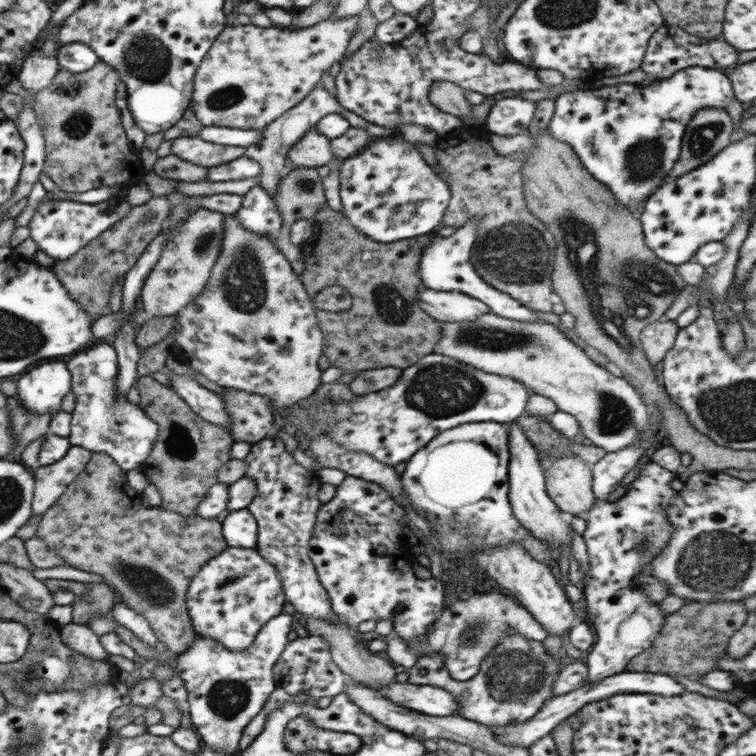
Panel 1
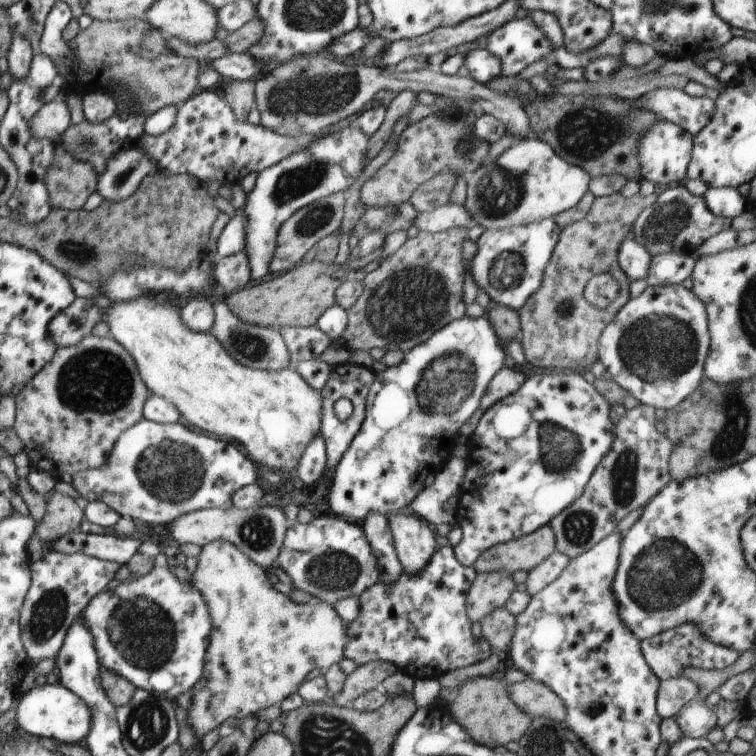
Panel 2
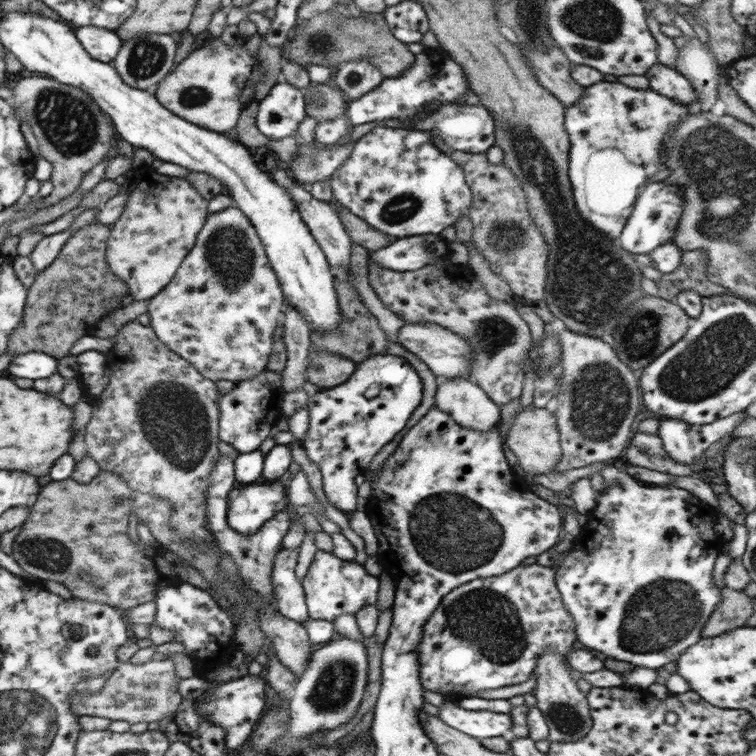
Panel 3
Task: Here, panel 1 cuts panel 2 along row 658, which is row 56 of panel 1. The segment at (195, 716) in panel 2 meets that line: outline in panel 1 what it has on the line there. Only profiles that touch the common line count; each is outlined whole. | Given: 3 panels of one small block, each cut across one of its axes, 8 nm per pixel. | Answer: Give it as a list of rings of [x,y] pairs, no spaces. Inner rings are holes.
[[[359,15],[348,18],[328,18],[306,28],[288,29],[272,26],[262,28],[254,24],[232,24],[224,27],[224,34],[216,38],[208,62],[200,65],[200,74],[196,74],[196,98],[192,98],[190,110],[203,126],[226,126],[244,130],[262,130],[280,118],[288,110],[295,108],[316,86],[321,85],[321,78],[329,72],[334,62],[344,58],[351,36],[359,23]]]

